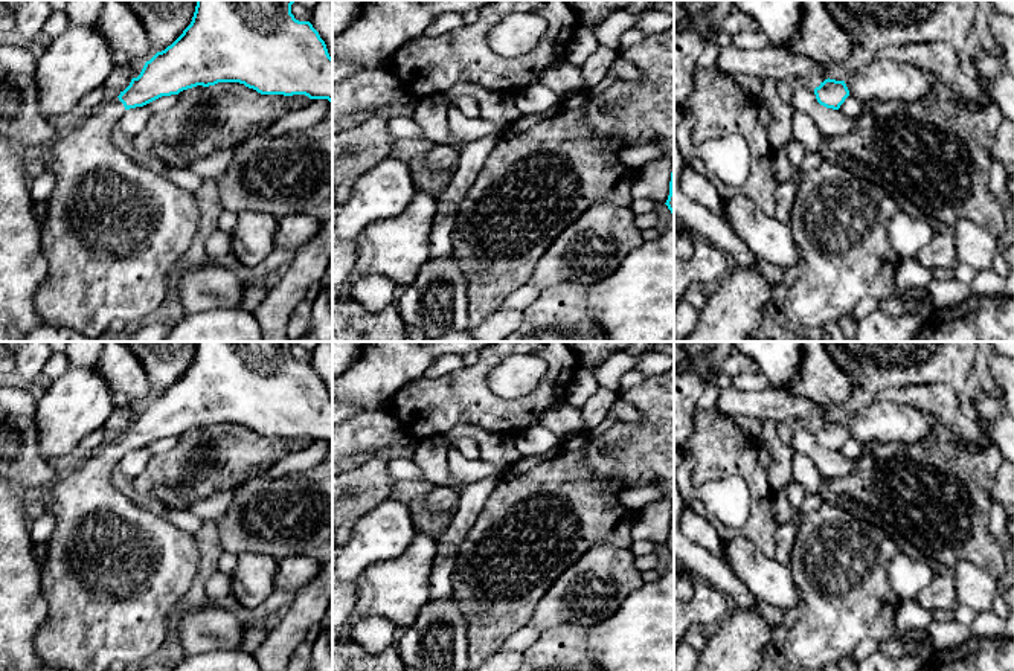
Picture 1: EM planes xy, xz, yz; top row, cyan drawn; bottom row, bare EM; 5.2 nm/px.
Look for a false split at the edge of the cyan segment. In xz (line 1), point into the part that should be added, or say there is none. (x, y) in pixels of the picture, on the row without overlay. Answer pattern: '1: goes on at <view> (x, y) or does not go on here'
1: does not go on here

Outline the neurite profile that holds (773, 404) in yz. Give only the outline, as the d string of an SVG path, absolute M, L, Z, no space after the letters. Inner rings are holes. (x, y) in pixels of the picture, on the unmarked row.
M733 386L720 389L717 410L730 418L746 415L775 424L796 418L810 419L814 425L828 421L825 406L820 403L793 396L772 386L750 392L738 390Z

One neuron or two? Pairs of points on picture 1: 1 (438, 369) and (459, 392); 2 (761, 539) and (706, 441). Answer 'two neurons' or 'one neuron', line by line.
1: two neurons
2: one neuron

